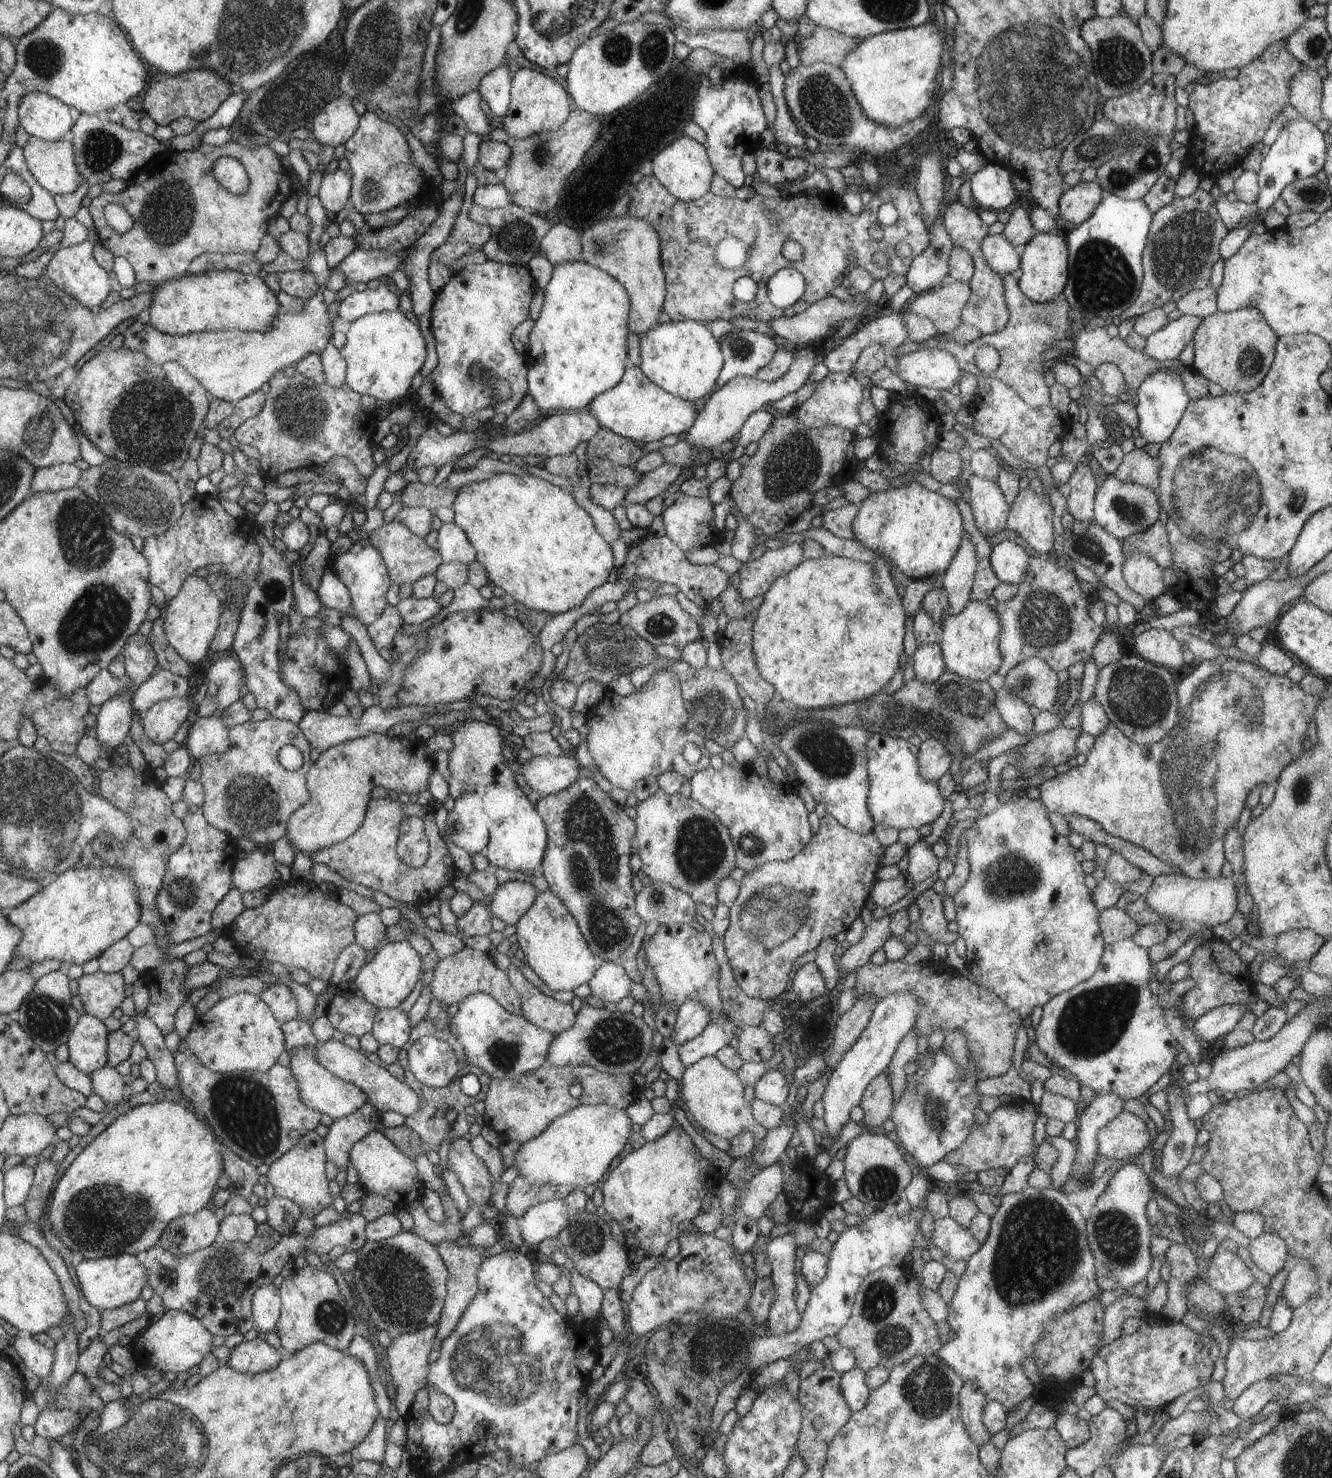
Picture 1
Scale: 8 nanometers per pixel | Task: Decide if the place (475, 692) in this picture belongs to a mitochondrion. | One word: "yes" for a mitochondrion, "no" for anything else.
no

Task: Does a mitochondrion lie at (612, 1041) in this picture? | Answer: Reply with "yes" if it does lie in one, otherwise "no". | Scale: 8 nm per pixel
yes

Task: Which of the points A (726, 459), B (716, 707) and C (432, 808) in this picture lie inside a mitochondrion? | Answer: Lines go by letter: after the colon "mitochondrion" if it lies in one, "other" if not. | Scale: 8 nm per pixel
A: other
B: mitochondrion
C: other

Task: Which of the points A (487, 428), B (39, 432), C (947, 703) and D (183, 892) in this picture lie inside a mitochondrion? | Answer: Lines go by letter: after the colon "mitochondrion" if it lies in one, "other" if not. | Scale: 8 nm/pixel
A: other
B: mitochondrion
C: mitochondrion
D: mitochondrion

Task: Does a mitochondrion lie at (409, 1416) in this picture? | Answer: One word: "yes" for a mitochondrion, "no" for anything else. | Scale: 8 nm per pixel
no

